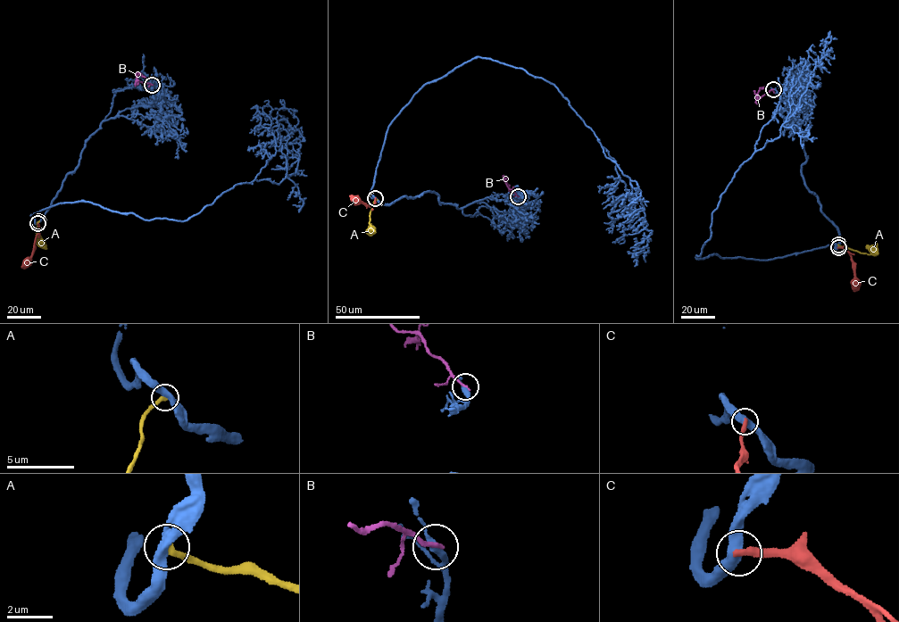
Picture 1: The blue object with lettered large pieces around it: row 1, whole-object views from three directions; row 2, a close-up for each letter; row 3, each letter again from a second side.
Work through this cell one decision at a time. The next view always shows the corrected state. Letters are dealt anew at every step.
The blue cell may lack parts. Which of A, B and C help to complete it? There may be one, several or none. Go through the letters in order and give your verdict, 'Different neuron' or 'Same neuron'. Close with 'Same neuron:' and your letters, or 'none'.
A: Same neuron
B: Different neuron
C: Different neuron
Same neuron: A

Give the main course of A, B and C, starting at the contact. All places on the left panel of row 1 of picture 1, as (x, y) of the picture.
A: (38, 221), (36, 232), (40, 244), (39, 236)
B: (152, 85), (141, 81), (137, 84), (137, 75), (145, 77)
C: (38, 223), (39, 231), (30, 260), (21, 268)

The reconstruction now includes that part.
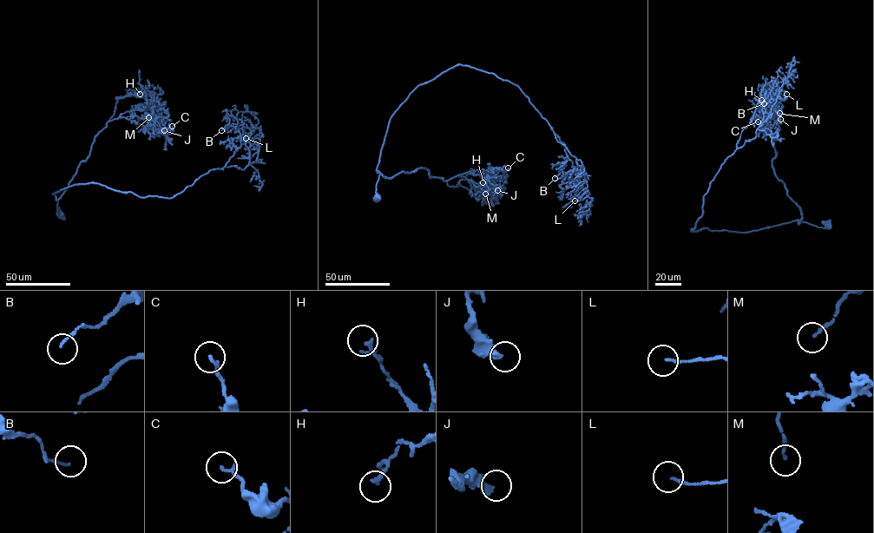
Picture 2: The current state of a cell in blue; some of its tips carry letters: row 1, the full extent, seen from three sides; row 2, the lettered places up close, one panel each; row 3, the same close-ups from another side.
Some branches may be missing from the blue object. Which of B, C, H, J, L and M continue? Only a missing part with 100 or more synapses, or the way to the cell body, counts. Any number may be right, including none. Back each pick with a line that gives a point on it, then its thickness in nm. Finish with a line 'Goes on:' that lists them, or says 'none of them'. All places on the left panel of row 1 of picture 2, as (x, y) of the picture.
Goes on: none of them

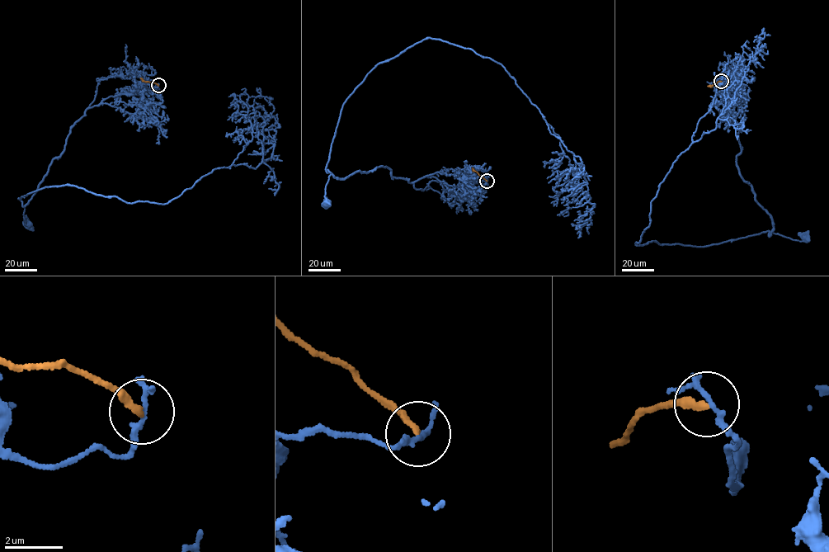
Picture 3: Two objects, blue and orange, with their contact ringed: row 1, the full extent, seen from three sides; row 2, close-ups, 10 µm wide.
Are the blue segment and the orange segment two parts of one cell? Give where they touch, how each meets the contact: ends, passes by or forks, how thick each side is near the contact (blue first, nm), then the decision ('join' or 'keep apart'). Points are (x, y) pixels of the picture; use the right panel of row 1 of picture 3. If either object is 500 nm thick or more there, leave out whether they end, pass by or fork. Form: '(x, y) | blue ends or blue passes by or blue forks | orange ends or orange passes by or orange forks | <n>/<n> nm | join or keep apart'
(721, 81) | blue passes by | orange ends | 180/180 nm | keep apart

